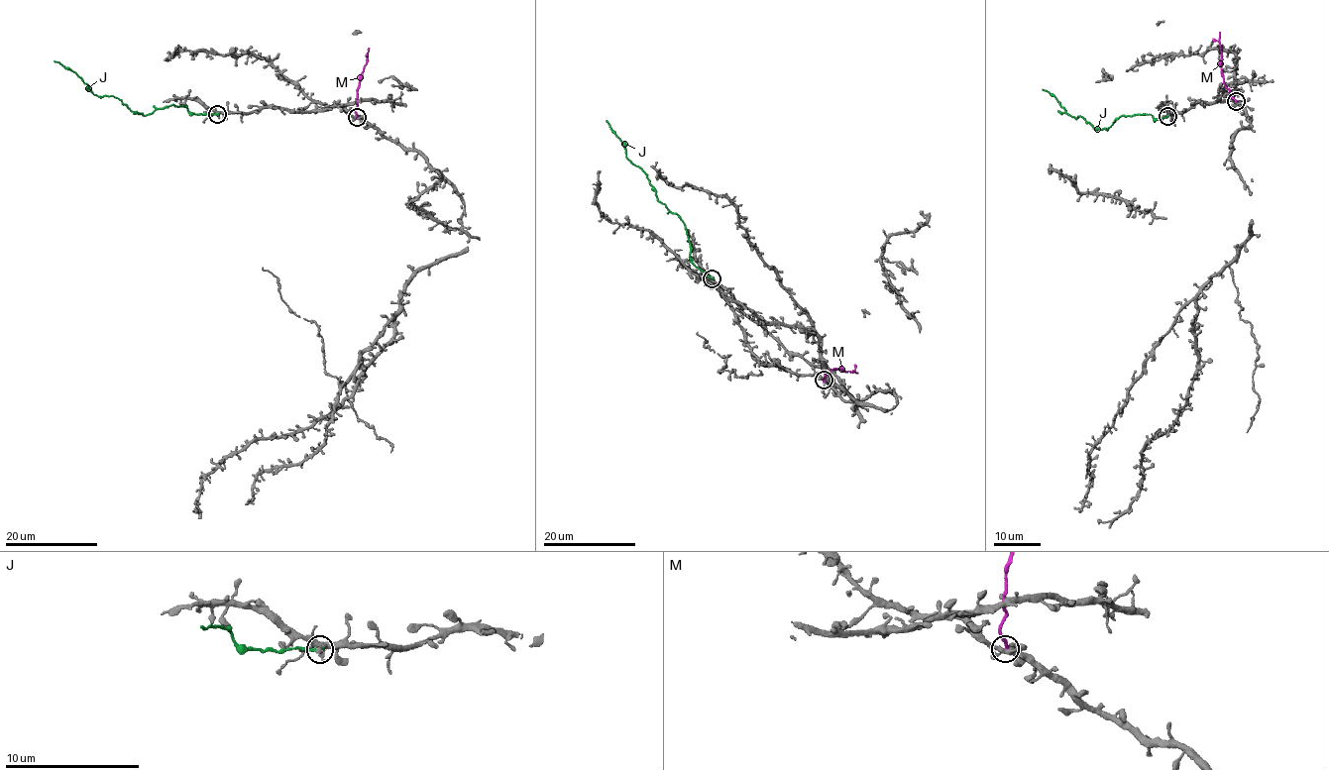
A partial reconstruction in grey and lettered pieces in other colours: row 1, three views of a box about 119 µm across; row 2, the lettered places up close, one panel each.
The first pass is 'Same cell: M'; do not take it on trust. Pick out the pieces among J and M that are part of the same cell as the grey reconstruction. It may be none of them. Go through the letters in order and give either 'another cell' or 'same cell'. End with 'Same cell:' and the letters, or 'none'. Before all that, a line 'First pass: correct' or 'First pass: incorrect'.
First pass: incorrect
J: another cell
M: another cell
Same cell: none

